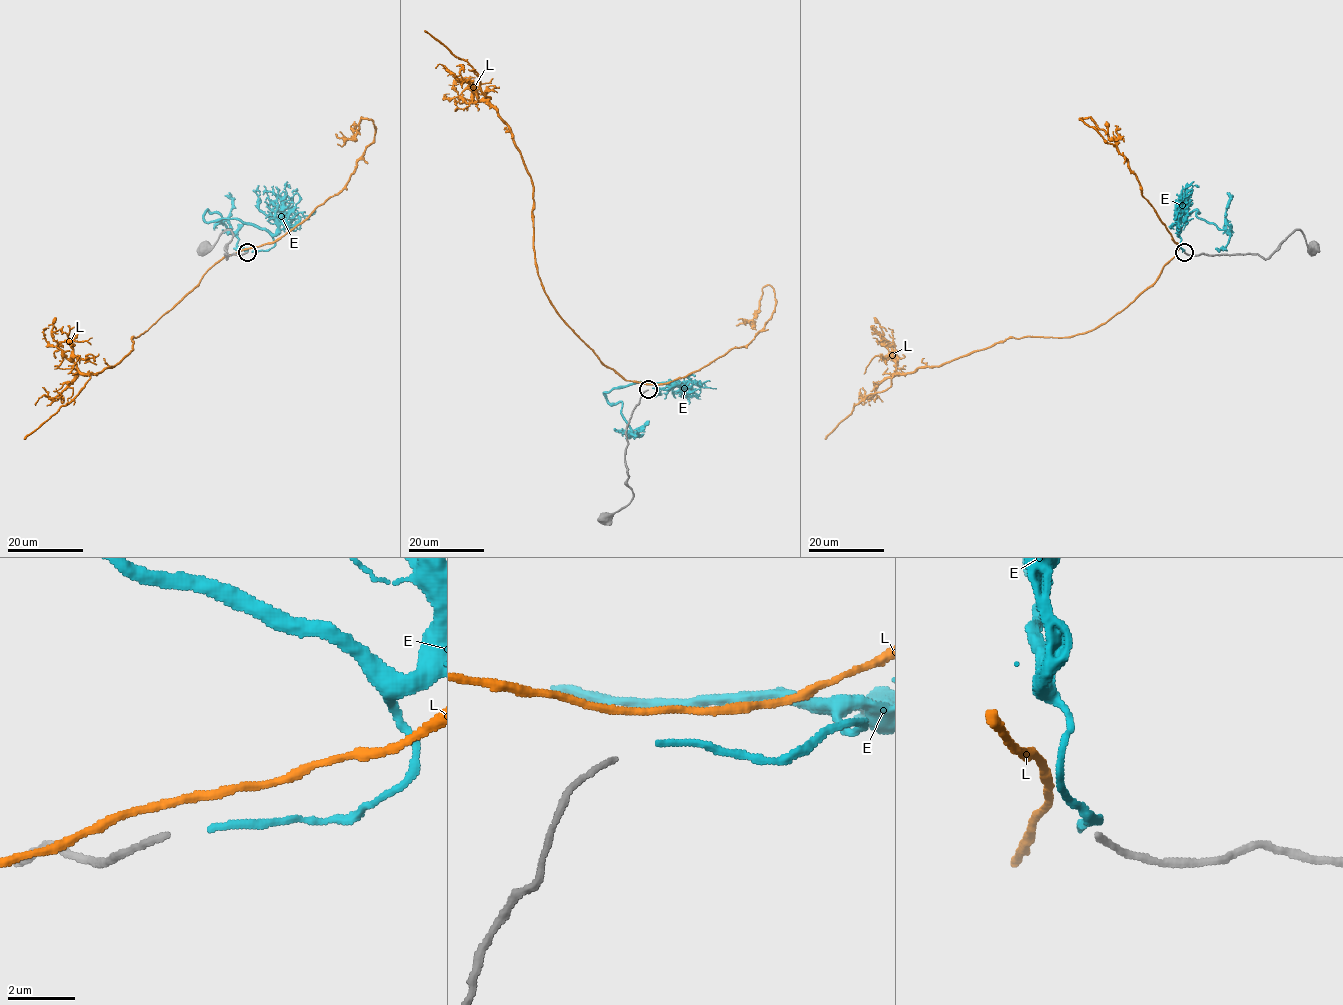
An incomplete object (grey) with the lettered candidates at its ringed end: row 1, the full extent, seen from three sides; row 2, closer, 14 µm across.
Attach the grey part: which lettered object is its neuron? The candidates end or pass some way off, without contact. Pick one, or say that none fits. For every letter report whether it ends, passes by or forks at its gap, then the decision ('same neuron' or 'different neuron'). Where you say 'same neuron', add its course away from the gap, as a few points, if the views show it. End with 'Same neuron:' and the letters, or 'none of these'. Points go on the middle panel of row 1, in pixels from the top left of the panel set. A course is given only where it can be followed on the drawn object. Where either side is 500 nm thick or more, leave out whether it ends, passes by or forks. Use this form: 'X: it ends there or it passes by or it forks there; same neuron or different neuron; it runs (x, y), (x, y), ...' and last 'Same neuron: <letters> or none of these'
E: it ends there; same neuron; it runs (652, 388), (675, 385), (638, 383), (604, 393), (610, 404), (621, 402), (621, 412), (632, 434), (629, 432)
L: it passes by; different neuron
Same neuron: E

